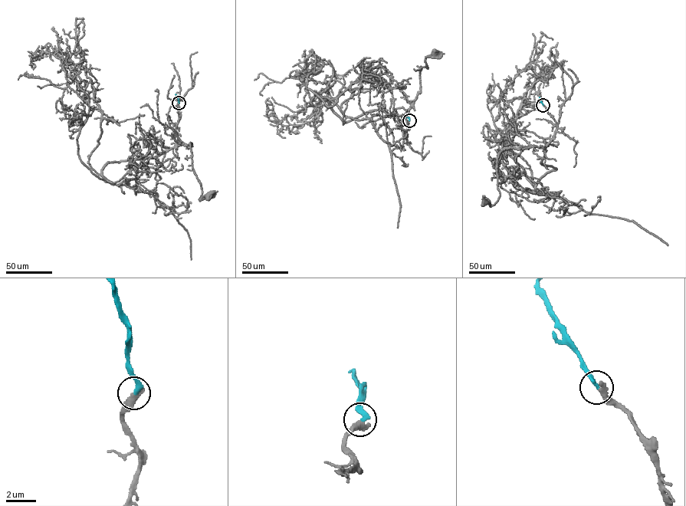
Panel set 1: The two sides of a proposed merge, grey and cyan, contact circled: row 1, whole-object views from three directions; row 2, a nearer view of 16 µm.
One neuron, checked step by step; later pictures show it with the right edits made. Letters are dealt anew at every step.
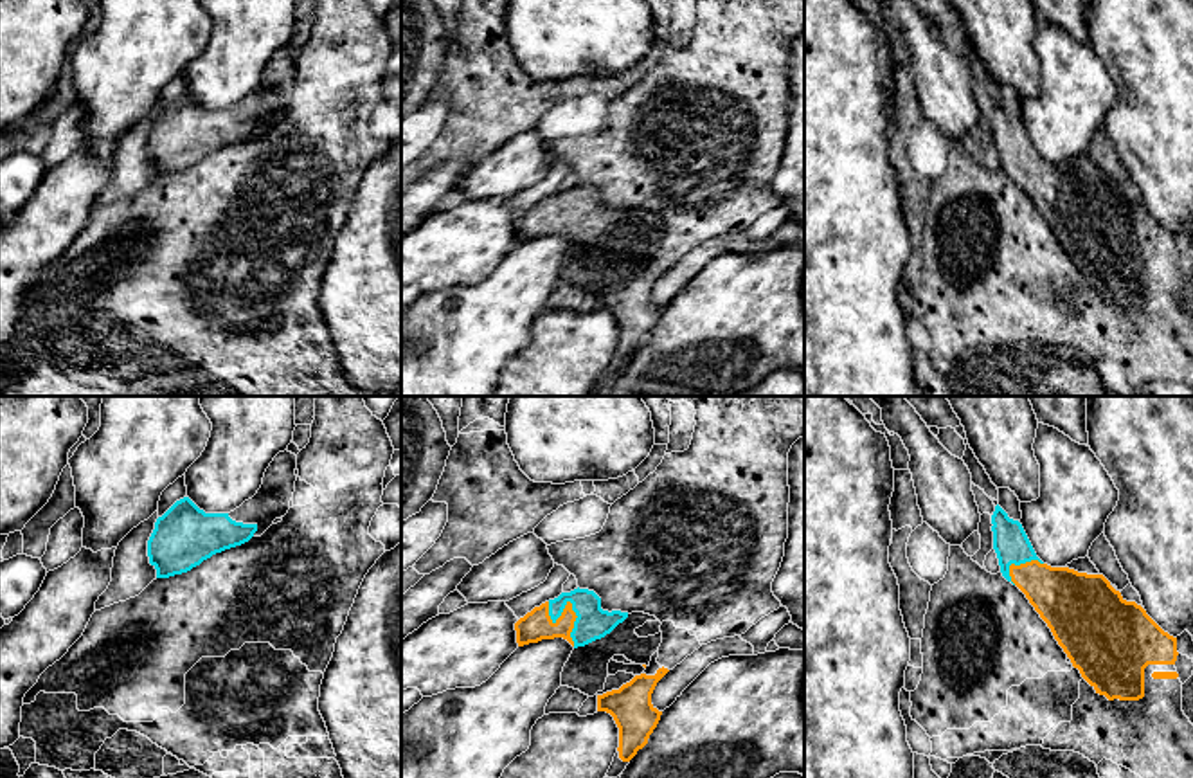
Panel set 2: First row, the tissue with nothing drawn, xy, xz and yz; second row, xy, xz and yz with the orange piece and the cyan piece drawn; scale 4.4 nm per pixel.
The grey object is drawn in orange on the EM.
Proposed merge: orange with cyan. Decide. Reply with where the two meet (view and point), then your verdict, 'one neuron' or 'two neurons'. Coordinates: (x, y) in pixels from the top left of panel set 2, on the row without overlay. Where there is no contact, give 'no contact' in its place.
meets orange in xz at (571, 202); one neuron

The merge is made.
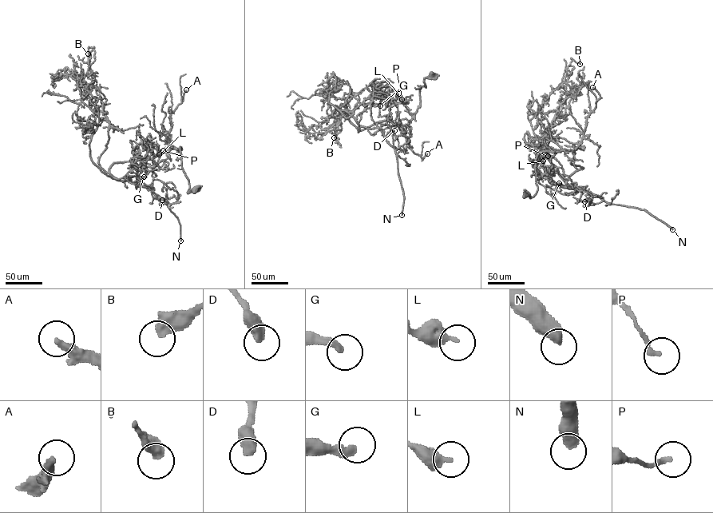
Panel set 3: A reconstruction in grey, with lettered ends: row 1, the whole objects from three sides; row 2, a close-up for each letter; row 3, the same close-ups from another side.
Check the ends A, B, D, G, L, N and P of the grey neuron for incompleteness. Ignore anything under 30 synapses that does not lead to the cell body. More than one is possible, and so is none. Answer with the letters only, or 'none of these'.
A, G, N

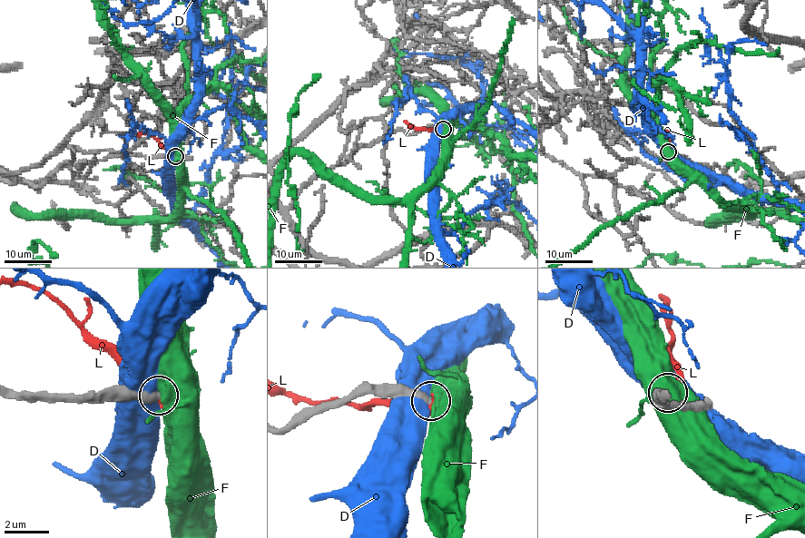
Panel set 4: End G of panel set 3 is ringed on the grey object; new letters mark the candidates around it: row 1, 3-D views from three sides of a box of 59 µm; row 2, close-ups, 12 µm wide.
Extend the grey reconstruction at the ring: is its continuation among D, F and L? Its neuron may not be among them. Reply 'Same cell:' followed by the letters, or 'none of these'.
Same cell: none of these

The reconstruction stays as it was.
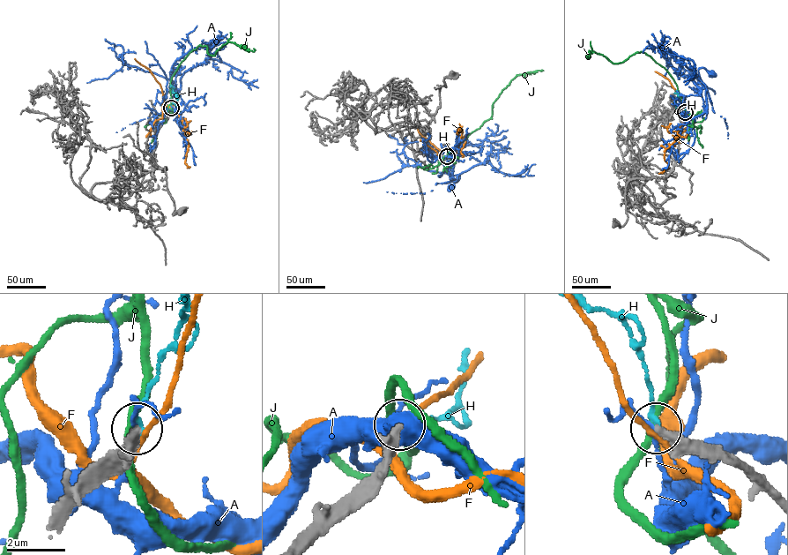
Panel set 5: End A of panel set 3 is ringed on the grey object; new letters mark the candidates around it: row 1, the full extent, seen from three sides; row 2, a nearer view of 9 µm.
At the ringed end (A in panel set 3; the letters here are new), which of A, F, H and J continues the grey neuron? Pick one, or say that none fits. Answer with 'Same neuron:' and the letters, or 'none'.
Same neuron: none

